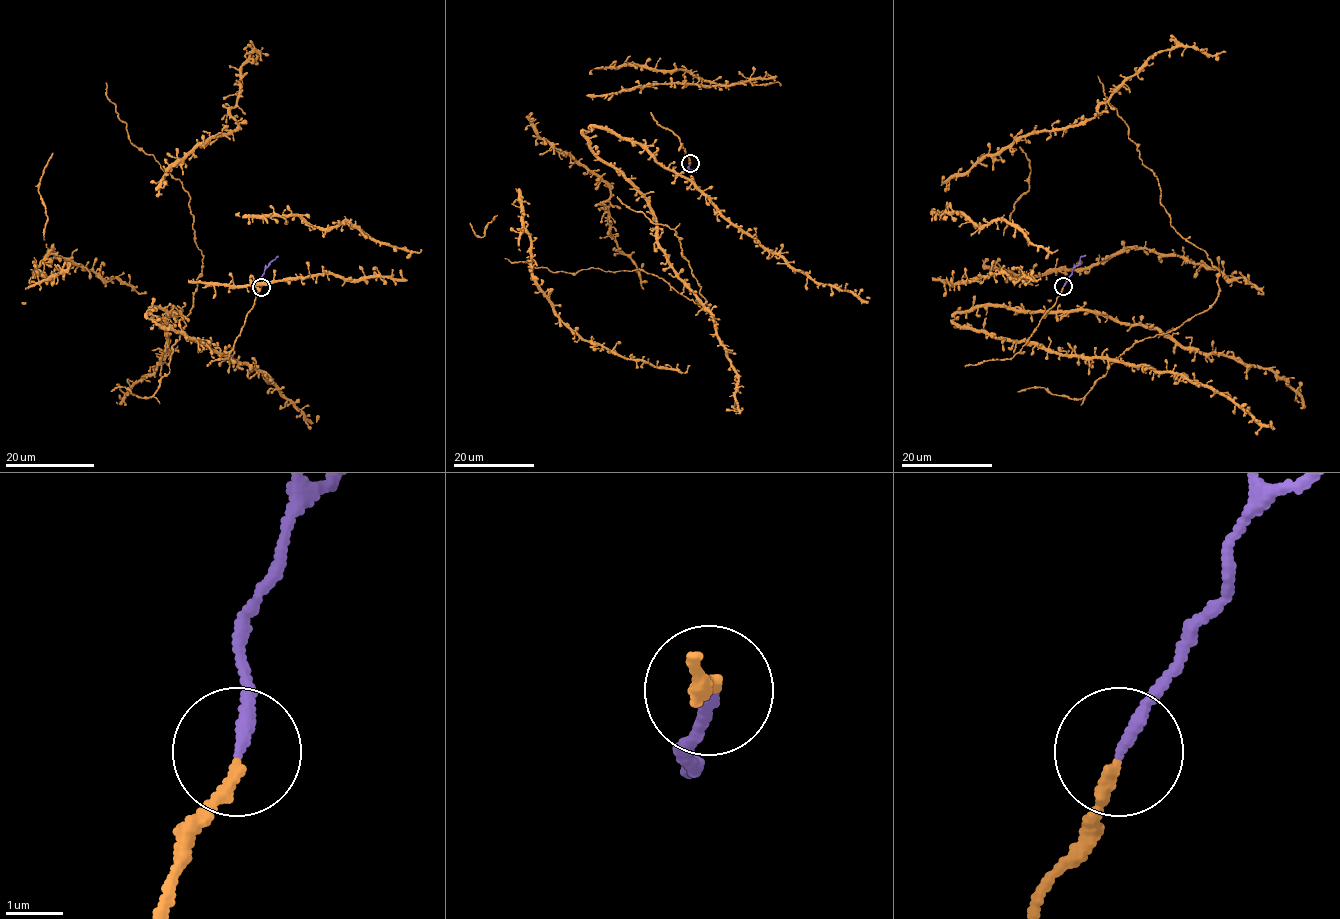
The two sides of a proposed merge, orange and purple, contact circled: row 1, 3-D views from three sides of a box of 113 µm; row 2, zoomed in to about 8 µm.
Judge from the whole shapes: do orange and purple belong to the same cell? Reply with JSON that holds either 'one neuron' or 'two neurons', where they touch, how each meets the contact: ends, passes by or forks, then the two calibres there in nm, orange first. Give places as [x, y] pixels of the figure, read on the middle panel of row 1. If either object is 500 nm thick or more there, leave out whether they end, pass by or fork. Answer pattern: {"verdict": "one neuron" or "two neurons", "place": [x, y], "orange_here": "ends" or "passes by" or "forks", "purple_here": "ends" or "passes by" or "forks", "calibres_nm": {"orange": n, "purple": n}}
{"verdict": "two neurons", "place": [690, 163], "orange_here": "ends", "purple_here": "ends", "calibres_nm": {"orange": 190, "purple": 200}}

